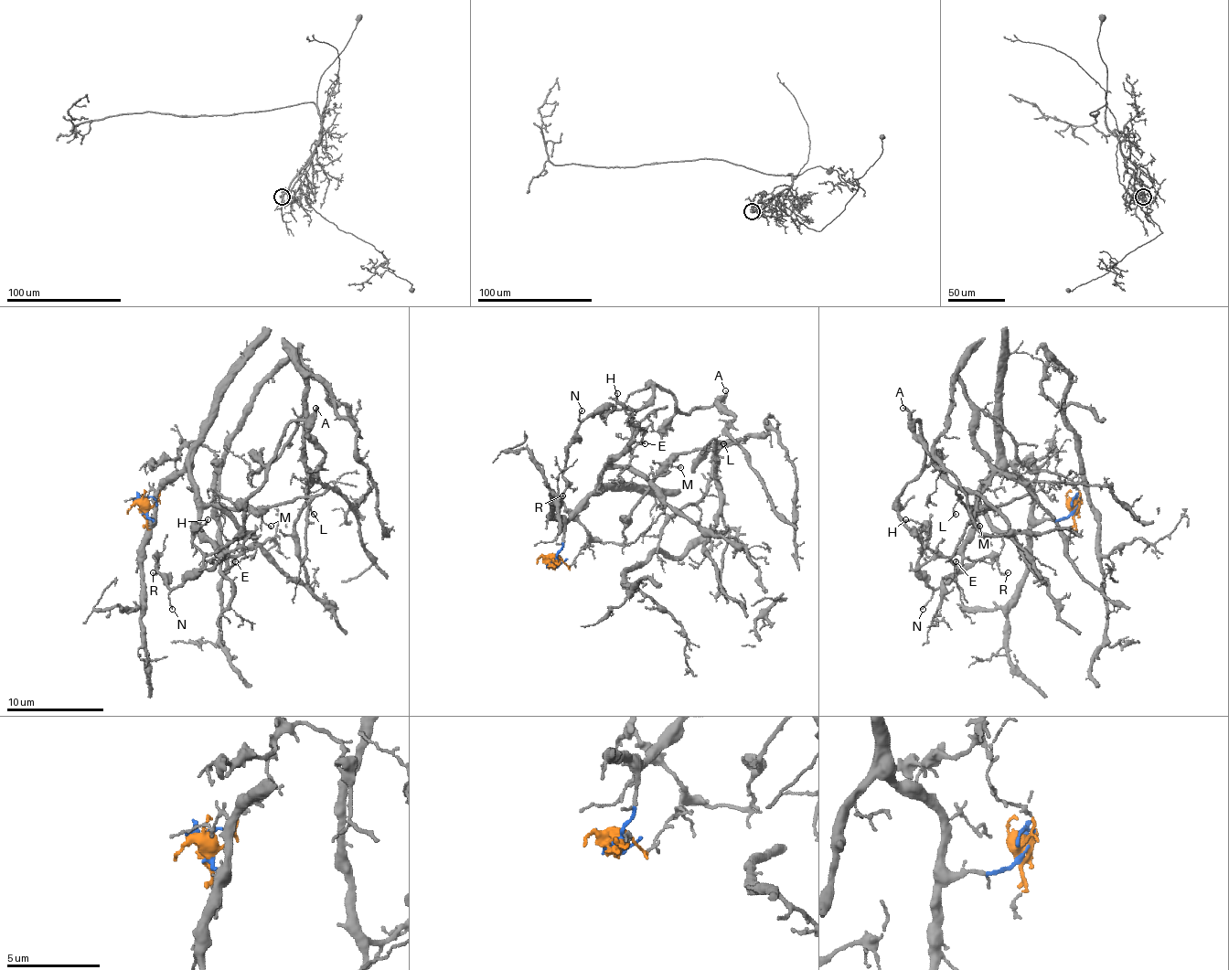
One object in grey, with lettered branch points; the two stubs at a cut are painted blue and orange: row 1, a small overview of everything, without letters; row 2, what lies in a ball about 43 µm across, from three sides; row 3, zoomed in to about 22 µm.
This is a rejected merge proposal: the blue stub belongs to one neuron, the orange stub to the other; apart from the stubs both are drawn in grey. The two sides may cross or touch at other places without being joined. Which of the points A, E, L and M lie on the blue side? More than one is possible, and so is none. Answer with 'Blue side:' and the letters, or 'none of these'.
Blue side: E

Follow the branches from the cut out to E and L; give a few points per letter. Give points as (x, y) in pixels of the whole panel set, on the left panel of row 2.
E: (144, 505), (153, 519), (155, 495), (187, 470), (197, 495), (199, 534), (214, 548), (224, 572), (236, 560)
L: (144, 505), (197, 441), (214, 453), (224, 497), (243, 506), (306, 497), (314, 514)

